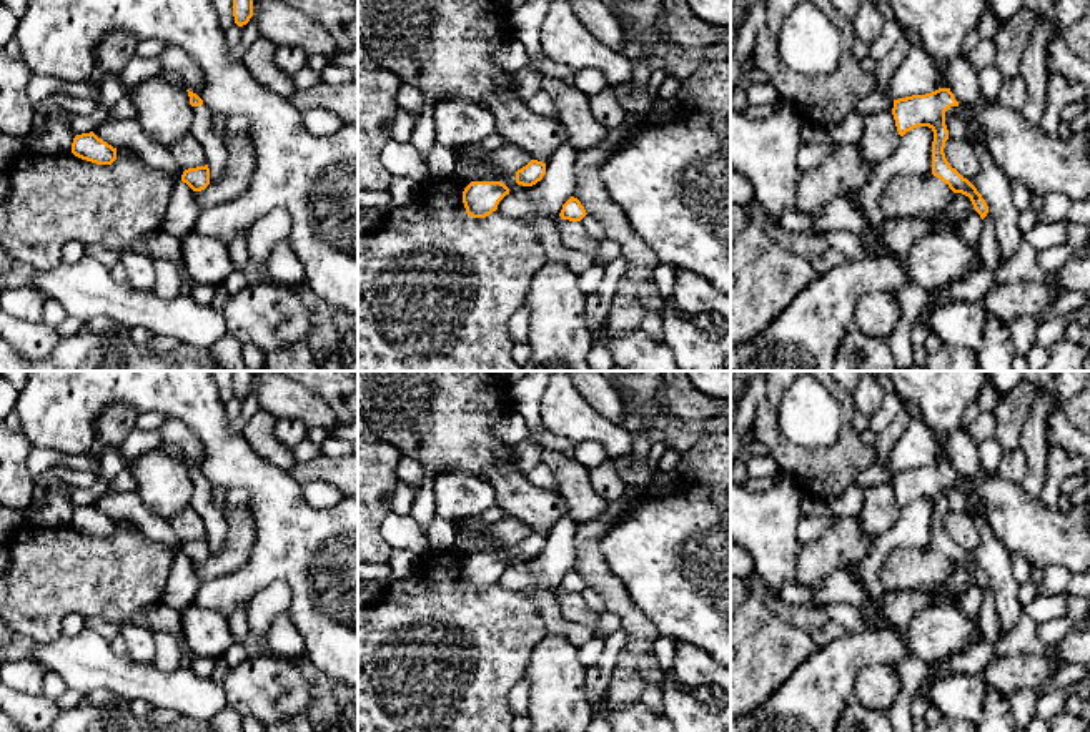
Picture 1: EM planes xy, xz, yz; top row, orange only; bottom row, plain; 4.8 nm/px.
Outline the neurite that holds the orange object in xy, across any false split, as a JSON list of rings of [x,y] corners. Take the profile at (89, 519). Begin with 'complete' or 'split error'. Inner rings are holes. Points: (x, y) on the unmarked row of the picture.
complete; [[[93,504],[73,511],[72,526],[97,537],[111,537],[116,532],[116,521],[98,511]]]

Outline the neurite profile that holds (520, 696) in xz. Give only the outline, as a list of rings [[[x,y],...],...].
[[[523,677],[513,685],[508,700],[514,717],[521,714],[528,714],[529,700],[531,700],[531,685],[528,679]]]

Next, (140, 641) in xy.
[[[126,622],[120,629],[120,636],[125,639],[128,655],[133,660],[146,665],[153,664],[156,654],[155,629]]]

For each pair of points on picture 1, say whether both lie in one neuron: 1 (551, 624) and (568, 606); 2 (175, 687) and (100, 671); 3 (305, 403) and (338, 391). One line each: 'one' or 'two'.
1: two
2: one
3: two

